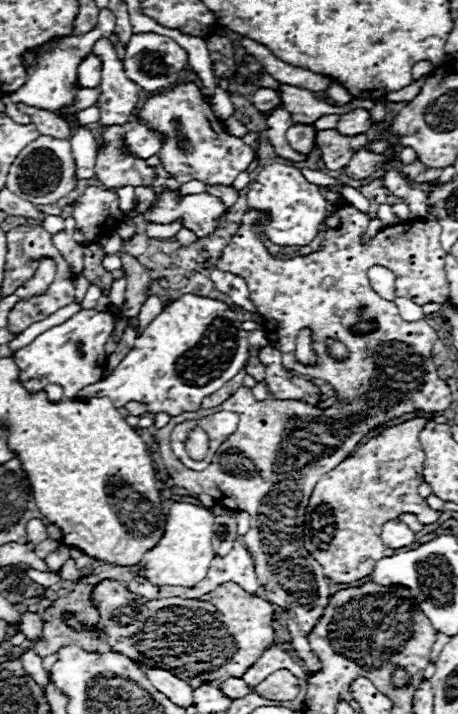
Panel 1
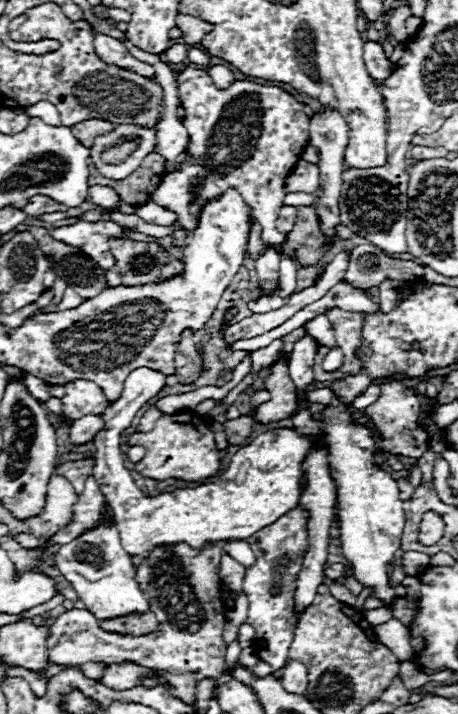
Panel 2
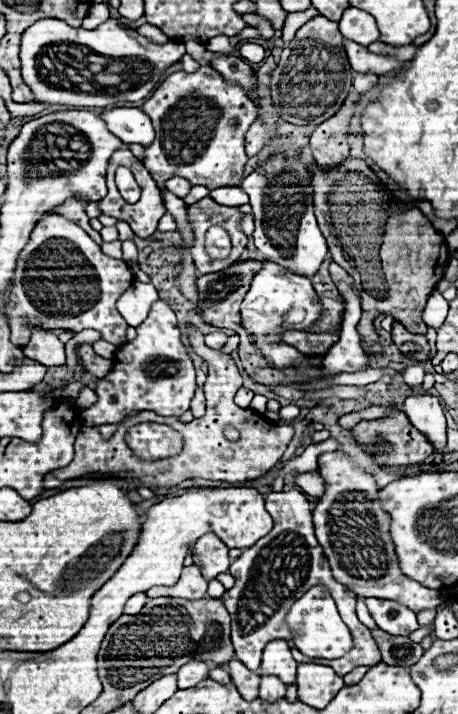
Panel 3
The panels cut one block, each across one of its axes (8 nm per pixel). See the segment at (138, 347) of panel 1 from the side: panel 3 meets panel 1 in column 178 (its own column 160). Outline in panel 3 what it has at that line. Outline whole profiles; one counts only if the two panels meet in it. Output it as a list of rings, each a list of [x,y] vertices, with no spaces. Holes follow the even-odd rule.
[[[156,300],[148,318],[136,326],[136,338],[124,342],[116,350],[110,374],[98,380],[94,390],[98,400],[80,414],[82,424],[92,428],[116,424],[132,410],[152,410],[162,416],[182,416],[186,410],[190,410],[196,384],[194,380],[194,364],[186,352],[186,346],[182,344],[176,314],[168,302]]]

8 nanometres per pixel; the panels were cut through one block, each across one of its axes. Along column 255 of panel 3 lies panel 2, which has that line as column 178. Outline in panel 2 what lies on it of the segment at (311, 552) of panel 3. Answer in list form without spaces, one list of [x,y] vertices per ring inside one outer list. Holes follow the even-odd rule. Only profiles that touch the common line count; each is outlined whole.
[[[176,544],[176,546],[160,546],[160,548],[154,548],[152,552],[148,552],[148,556],[142,560],[142,564],[138,566],[136,570],[136,580],[150,604],[150,610],[156,614],[156,620],[158,620],[158,628],[150,634],[144,634],[144,636],[118,636],[116,632],[102,632],[102,628],[98,626],[97,619],[94,615],[85,609],[72,608],[66,610],[64,614],[60,614],[48,628],[50,628],[50,636],[46,640],[46,646],[48,646],[48,664],[84,664],[84,662],[134,662],[134,664],[140,664],[140,666],[148,666],[148,668],[162,668],[162,670],[172,670],[172,672],[196,672],[196,674],[202,674],[202,676],[214,676],[218,678],[222,668],[224,668],[224,656],[226,656],[226,646],[224,646],[224,640],[222,640],[222,632],[224,632],[224,624],[226,624],[226,606],[224,606],[224,600],[222,600],[222,580],[218,576],[218,570],[220,570],[220,558],[222,558],[222,548],[220,546],[206,546],[202,550],[194,550],[186,544]]]

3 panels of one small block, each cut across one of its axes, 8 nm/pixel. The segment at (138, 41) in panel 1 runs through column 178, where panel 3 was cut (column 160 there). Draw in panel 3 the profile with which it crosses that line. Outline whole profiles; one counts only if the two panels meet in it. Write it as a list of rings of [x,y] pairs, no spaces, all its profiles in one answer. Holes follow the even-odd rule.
[[[42,18],[36,24],[32,24],[22,34],[20,44],[20,62],[22,62],[22,76],[24,82],[34,92],[34,102],[46,102],[46,104],[70,104],[76,108],[108,108],[116,102],[136,102],[144,100],[158,84],[162,72],[170,68],[174,62],[178,62],[184,56],[184,44],[182,42],[166,42],[162,46],[148,42],[140,34],[136,34],[130,28],[120,26],[116,20],[106,20],[94,30],[84,28],[72,28],[66,22],[58,18]],[[90,54],[104,56],[102,64],[90,62]]]

